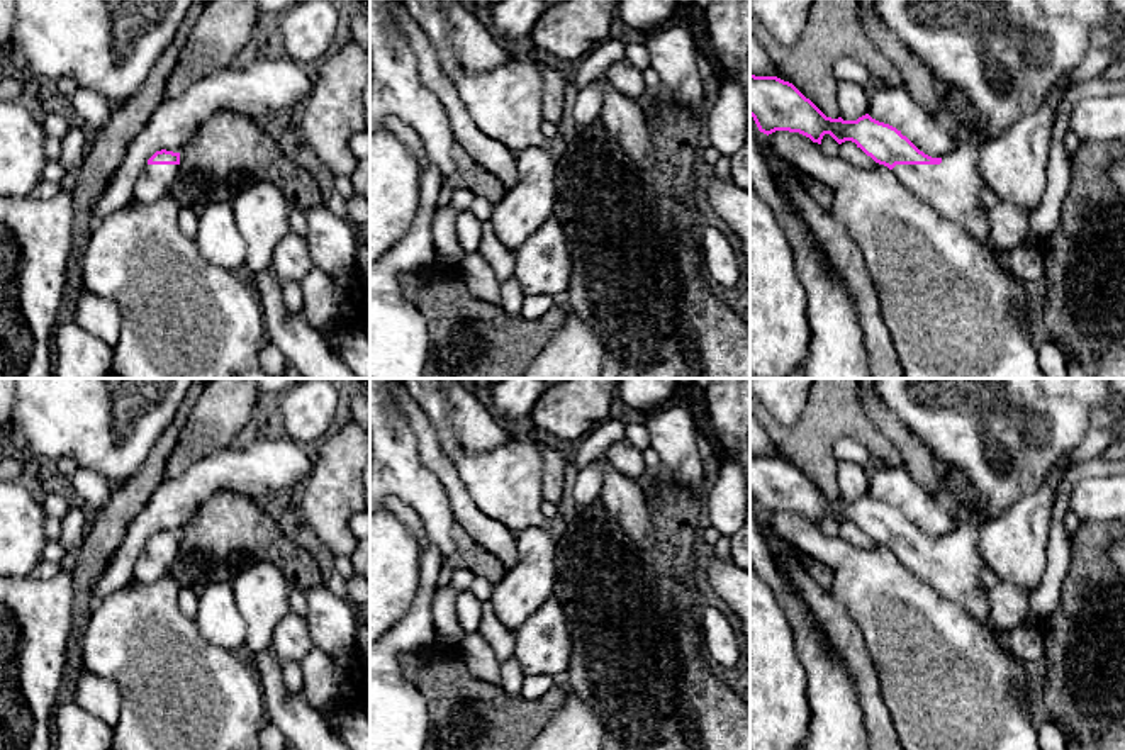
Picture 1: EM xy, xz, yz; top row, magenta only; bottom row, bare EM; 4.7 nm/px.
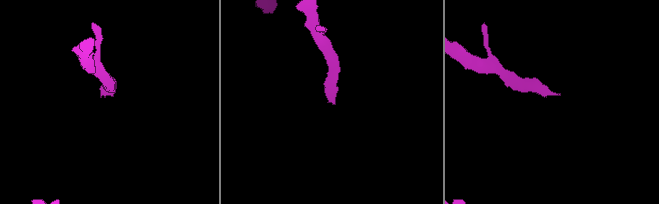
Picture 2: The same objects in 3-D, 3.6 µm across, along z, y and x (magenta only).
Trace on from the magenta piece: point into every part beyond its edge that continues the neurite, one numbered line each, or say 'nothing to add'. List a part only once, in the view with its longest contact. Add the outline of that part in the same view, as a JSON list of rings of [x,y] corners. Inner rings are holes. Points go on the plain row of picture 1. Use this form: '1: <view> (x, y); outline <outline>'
1: yz (1003, 435); outline [[[874,378],[874,387],[881,402],[930,450],[940,479],[960,473],[977,494],[972,507],[949,504],[955,526],[940,545],[896,545],[894,555],[1008,646],[1008,635],[989,621],[988,589],[979,579],[986,565],[977,551],[977,526],[1037,490],[1050,468],[1083,443],[1091,411],[1118,399],[1110,378]]]

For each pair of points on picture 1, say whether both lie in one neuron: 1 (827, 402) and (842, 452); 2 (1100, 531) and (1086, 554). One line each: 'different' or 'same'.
1: different
2: same

